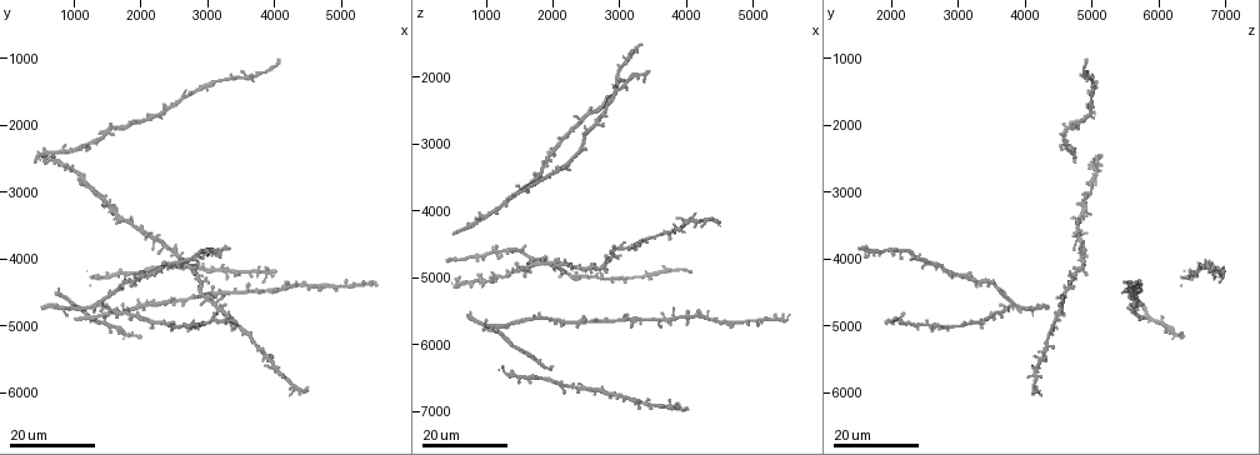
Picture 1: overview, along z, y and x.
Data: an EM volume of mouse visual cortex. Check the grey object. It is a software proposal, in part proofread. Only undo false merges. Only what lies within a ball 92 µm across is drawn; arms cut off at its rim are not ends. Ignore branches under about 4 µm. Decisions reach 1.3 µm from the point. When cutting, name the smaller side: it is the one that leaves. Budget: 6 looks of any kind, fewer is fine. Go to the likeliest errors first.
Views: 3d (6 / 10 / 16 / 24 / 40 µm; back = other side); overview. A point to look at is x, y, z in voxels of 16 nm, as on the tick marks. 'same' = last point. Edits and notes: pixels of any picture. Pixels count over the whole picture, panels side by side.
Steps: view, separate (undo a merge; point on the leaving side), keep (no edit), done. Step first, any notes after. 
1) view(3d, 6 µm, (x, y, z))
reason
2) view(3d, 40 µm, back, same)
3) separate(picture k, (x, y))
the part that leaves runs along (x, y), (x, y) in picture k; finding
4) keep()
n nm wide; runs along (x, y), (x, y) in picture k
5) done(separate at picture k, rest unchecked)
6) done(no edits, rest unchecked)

view(3d, 16 µm, (2150, 3650, 4850))
four-way junction

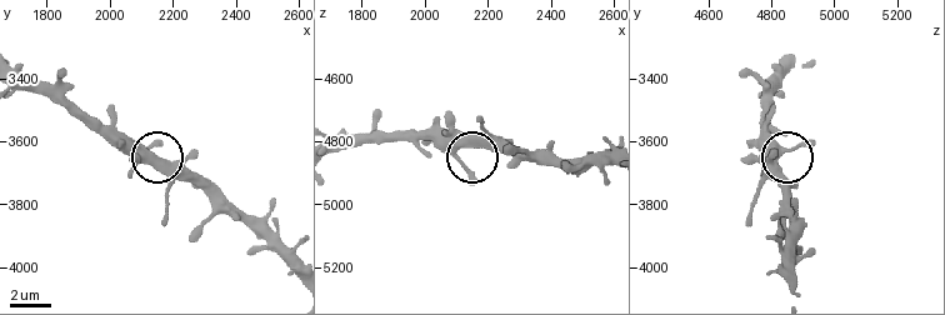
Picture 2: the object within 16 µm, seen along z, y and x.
view(3d, 6 µm, (2190, 3670, 4820))

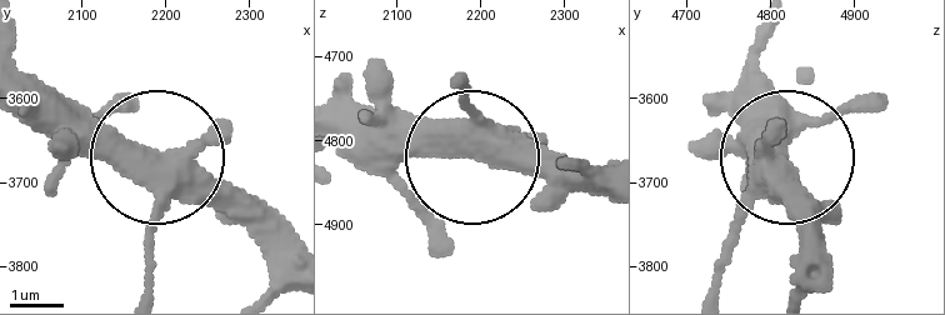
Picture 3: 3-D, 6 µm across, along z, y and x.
keep()
all the same cell

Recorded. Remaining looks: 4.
view(3d, 24 µm, (1800, 4350, 3450))
three-way junction

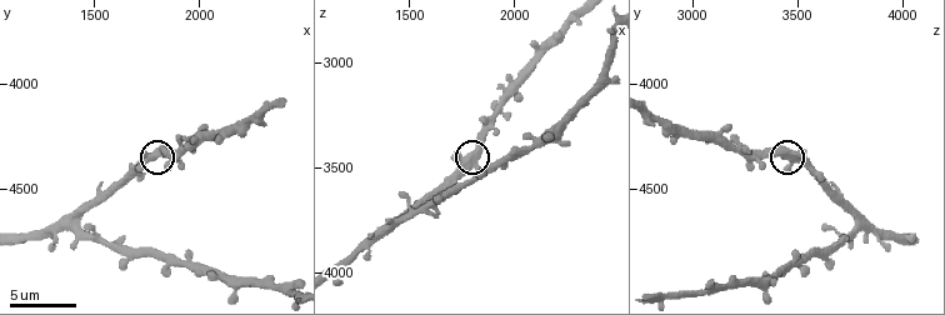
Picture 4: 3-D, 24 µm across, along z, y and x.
view(3d, 10 µm, (1810, 4340, 3480))

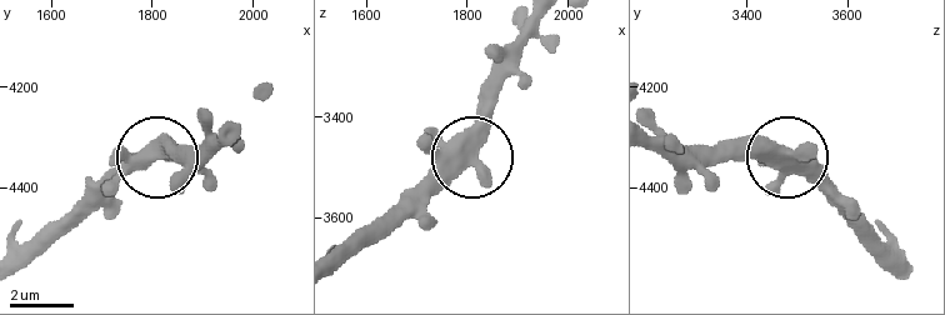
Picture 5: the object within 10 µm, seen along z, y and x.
keep()
460 nm wide; continuous, no second cell

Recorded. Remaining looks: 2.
view(3d, 6 µm, (1410, 4690, 3800))

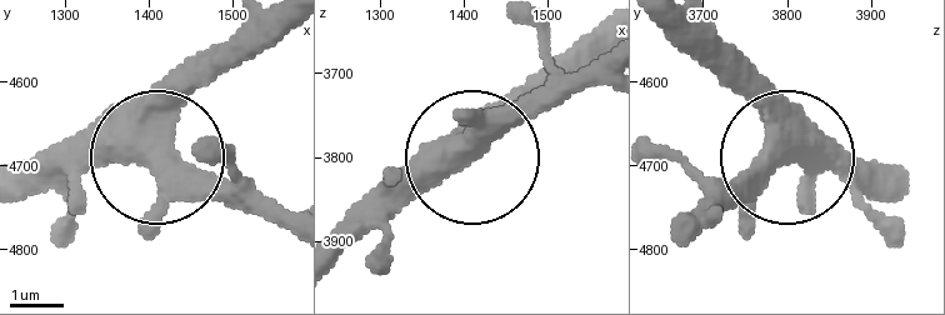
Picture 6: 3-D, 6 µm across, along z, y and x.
view(3d, 6 µm, back, (1400, 4695, 3790))

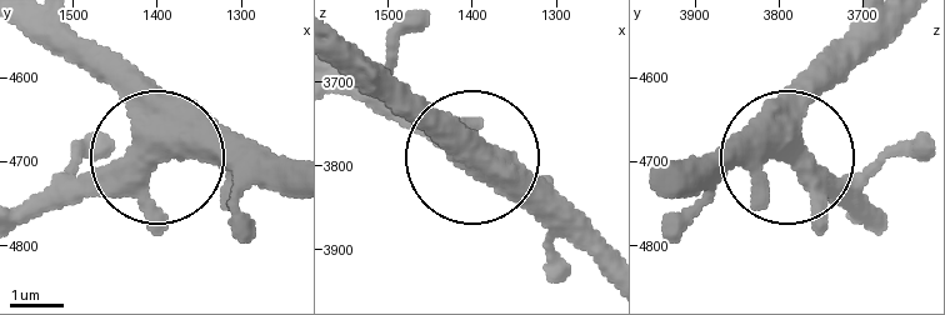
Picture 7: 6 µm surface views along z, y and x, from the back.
keep()
side arm 50 µm; runs along (36, 21), (148, 146), (68, 200) in picture 7; all the same cell

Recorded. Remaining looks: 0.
done(no edits, rest unchecked)

